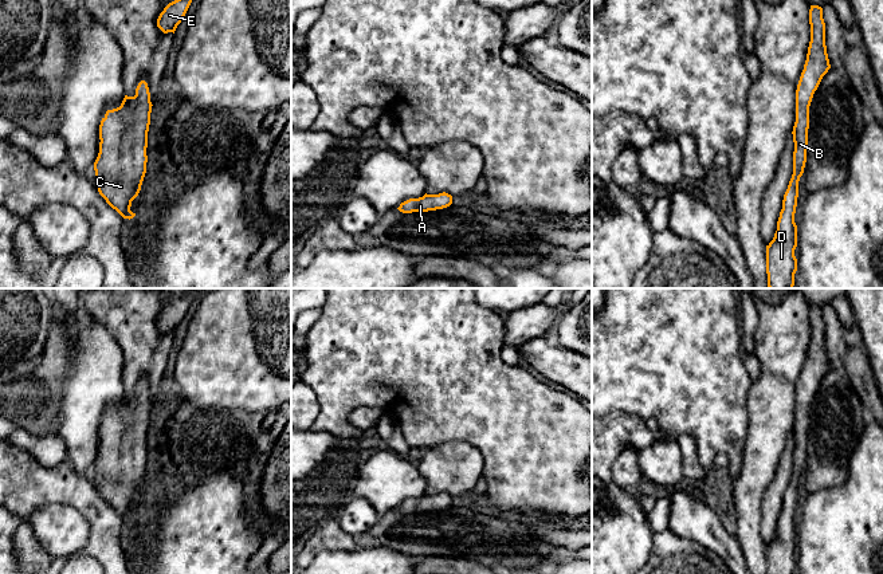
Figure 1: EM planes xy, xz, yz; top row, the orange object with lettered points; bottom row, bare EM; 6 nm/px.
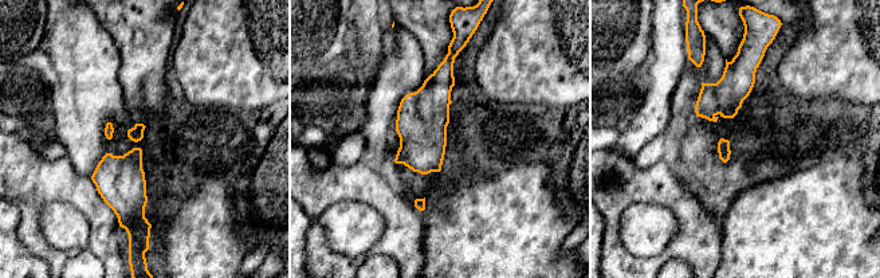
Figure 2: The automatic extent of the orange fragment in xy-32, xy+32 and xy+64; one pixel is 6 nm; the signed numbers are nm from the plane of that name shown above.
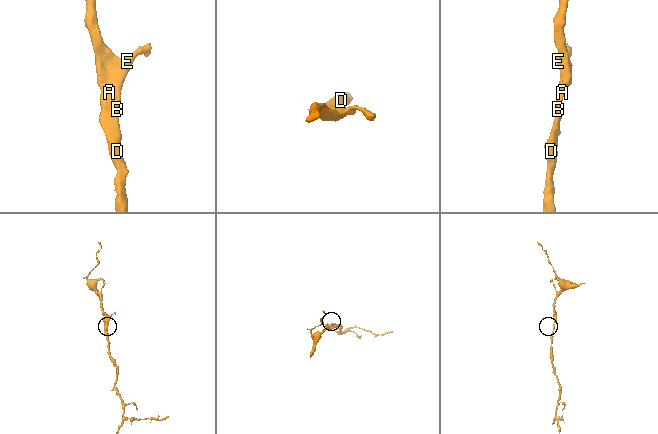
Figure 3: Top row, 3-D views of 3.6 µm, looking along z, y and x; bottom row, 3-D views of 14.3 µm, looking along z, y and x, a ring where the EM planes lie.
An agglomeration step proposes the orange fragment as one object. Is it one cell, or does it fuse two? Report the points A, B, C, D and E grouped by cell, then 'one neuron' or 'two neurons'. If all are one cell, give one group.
A B C D E; one neuron

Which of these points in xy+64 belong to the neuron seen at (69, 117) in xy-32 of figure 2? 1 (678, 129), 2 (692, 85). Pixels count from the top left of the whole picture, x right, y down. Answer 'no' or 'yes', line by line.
1: yes
2: yes

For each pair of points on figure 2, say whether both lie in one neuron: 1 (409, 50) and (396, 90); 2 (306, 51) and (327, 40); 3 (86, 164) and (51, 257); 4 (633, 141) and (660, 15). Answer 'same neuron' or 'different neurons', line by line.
1: same neuron
2: same neuron
3: different neurons
4: same neuron

